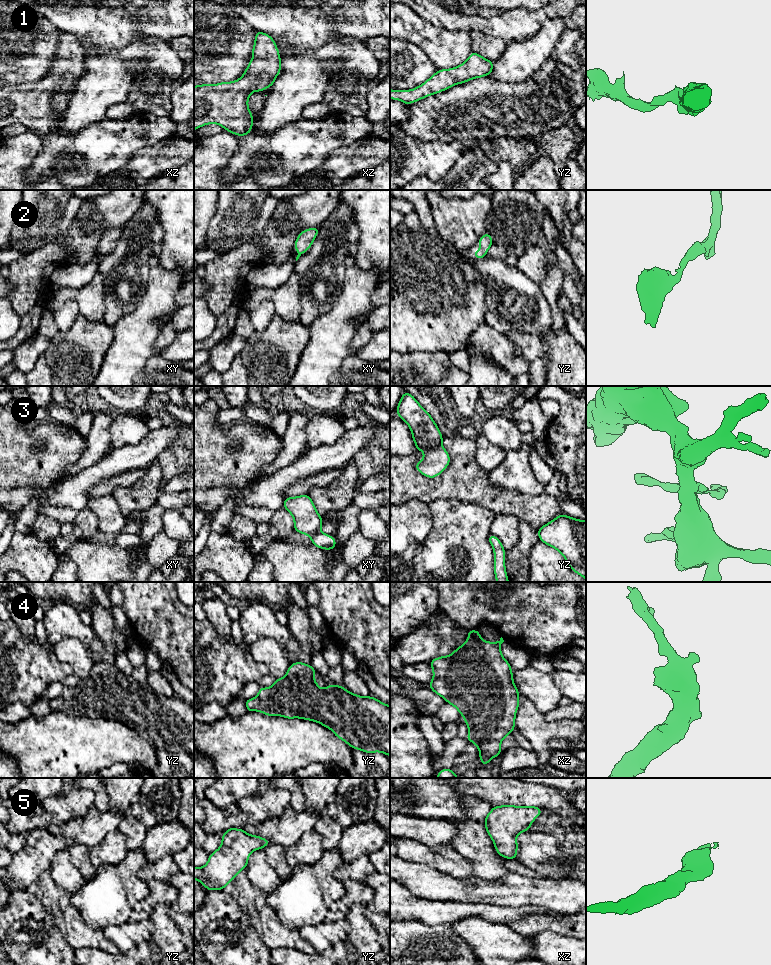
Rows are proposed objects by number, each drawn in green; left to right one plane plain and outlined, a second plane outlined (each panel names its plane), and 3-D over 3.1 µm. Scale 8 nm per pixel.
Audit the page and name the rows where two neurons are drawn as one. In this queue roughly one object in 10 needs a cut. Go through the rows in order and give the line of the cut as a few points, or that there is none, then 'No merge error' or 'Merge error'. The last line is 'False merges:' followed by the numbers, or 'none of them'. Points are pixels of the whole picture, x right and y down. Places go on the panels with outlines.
1: No split. No merge error
2: No split. No merge error
3: No split. No merge error
4: No split. No merge error
5: No split. No merge error
False merges: none of them

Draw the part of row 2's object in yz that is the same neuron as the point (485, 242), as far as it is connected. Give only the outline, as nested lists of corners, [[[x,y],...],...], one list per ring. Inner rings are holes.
[[[486,232],[478,241],[477,243],[481,247],[481,251],[473,251],[472,254],[475,256],[476,259],[484,259],[484,257],[487,255],[489,248],[493,244],[491,235]]]

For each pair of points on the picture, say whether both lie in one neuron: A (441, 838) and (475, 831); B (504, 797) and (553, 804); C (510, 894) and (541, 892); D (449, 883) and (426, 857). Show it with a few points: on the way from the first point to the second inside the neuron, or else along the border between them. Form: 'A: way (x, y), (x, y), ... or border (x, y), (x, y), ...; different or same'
A: border (457, 824), (457, 834), (449, 846); different
B: way (516, 796), (541, 796); same
C: way (518, 892), (533, 892); same
D: border (413, 863), (424, 863), (458, 878); different

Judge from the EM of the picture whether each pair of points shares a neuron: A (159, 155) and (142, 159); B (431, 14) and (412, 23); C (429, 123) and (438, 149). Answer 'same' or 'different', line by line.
A: same
B: different
C: different

